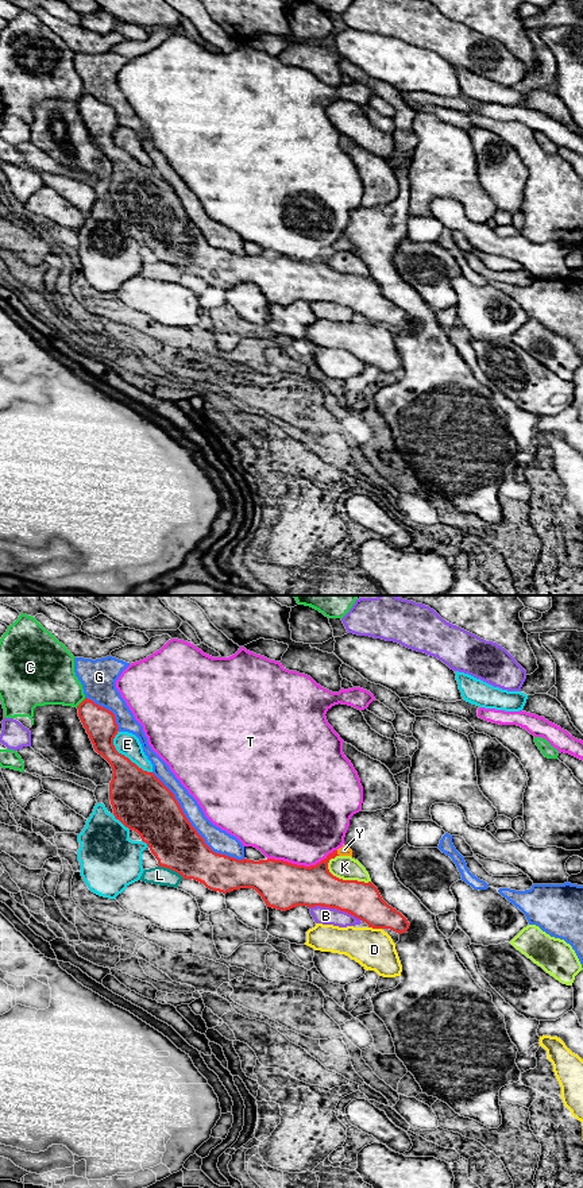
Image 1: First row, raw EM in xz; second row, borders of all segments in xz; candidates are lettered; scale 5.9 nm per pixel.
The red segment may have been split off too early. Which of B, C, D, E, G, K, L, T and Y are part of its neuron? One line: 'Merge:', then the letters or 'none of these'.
Merge: Y

